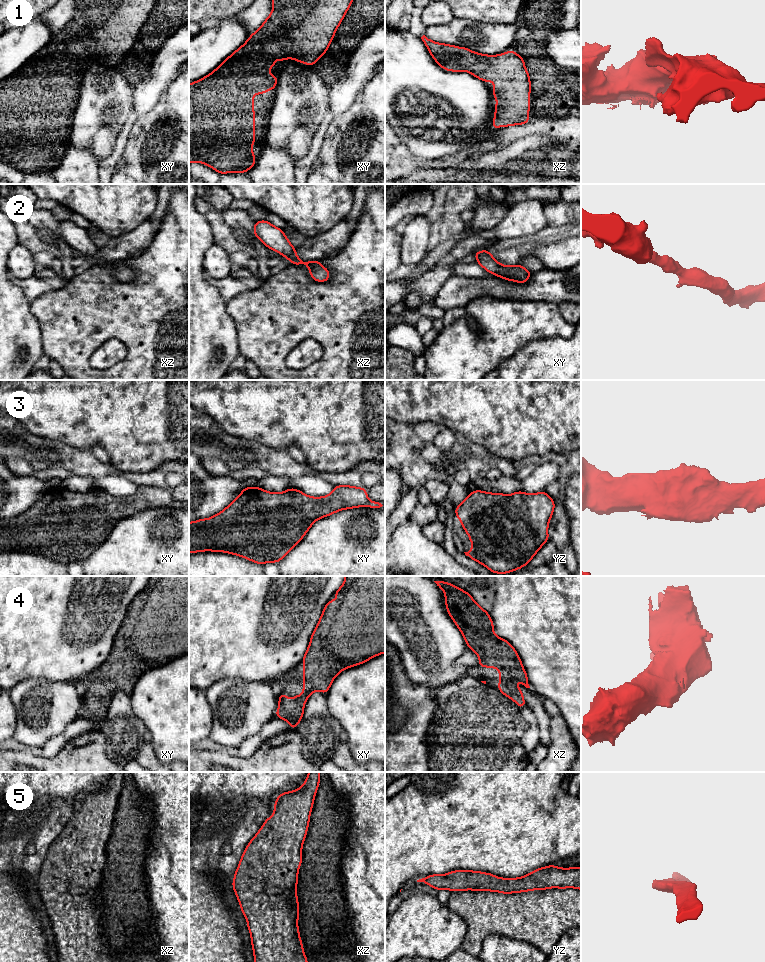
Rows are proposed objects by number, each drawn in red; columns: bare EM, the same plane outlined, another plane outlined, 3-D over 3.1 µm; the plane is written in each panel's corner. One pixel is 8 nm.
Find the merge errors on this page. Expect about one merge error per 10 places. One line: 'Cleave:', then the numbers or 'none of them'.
Cleave: none of them

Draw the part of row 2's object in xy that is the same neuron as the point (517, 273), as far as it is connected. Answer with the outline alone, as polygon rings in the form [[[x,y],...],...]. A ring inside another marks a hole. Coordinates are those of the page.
[[[482,250],[473,254],[476,257],[476,262],[481,265],[486,272],[492,273],[497,277],[502,277],[504,280],[517,281],[519,284],[524,284],[529,280],[532,274],[528,269],[525,269],[521,263],[514,266],[505,266],[497,262],[490,251]]]

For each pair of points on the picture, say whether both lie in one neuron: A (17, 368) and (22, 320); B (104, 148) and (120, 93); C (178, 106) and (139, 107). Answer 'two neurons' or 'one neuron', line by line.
A: one neuron
B: one neuron
C: two neurons

